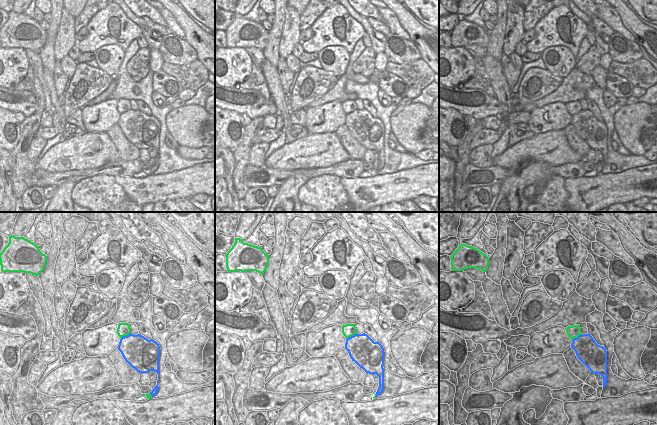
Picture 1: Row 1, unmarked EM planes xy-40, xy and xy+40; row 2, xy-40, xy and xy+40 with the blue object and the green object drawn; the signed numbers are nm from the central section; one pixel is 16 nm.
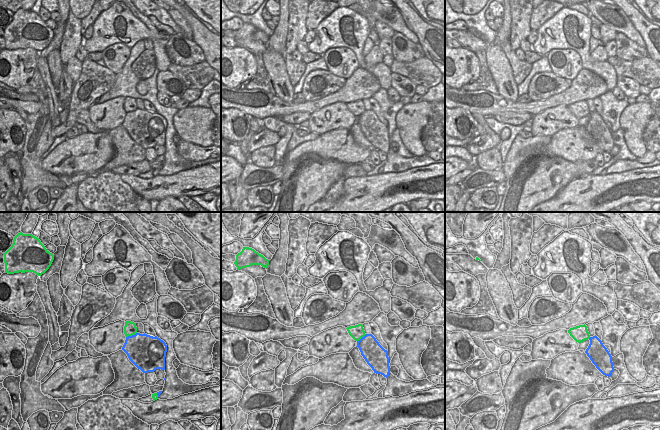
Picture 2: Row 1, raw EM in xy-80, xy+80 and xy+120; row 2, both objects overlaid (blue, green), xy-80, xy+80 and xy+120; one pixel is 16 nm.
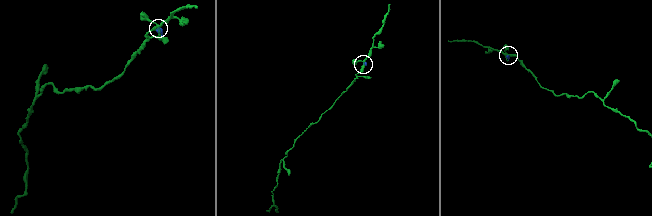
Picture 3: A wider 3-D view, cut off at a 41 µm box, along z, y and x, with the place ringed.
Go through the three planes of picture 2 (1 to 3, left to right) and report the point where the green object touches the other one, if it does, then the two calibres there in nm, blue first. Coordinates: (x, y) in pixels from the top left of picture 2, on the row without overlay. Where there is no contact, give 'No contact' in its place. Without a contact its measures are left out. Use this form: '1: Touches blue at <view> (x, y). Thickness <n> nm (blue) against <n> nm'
1: Touches blue at xy-80 (132, 111). Thickness 480 nm (blue) against 200 nm
2: Touches blue at xy+80 (362, 113). Thickness 340 nm (blue) against 220 nm
3: No contact

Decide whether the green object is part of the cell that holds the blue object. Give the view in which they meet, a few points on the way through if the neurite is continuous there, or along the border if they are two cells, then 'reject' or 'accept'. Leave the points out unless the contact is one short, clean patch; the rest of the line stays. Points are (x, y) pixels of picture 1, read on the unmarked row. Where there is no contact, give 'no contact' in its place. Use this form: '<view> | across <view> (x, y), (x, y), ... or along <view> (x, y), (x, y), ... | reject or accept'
xy | accept

